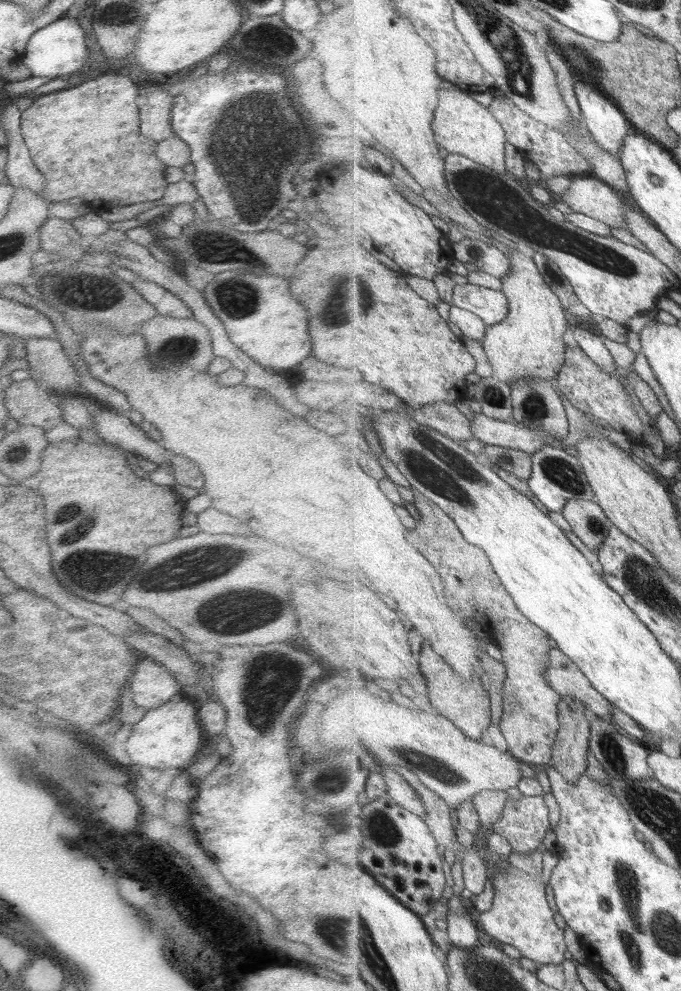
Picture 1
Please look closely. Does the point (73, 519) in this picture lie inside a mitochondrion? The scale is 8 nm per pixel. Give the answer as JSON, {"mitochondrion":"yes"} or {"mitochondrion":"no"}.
{"mitochondrion":"yes"}

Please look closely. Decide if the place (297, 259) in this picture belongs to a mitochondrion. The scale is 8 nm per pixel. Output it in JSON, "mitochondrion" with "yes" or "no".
{"mitochondrion":"no"}

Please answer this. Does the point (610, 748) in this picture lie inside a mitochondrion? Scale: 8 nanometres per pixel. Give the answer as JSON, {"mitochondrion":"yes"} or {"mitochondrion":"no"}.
{"mitochondrion":"yes"}

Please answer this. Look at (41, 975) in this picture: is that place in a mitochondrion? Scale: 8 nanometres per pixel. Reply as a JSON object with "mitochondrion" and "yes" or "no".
{"mitochondrion":"yes"}

